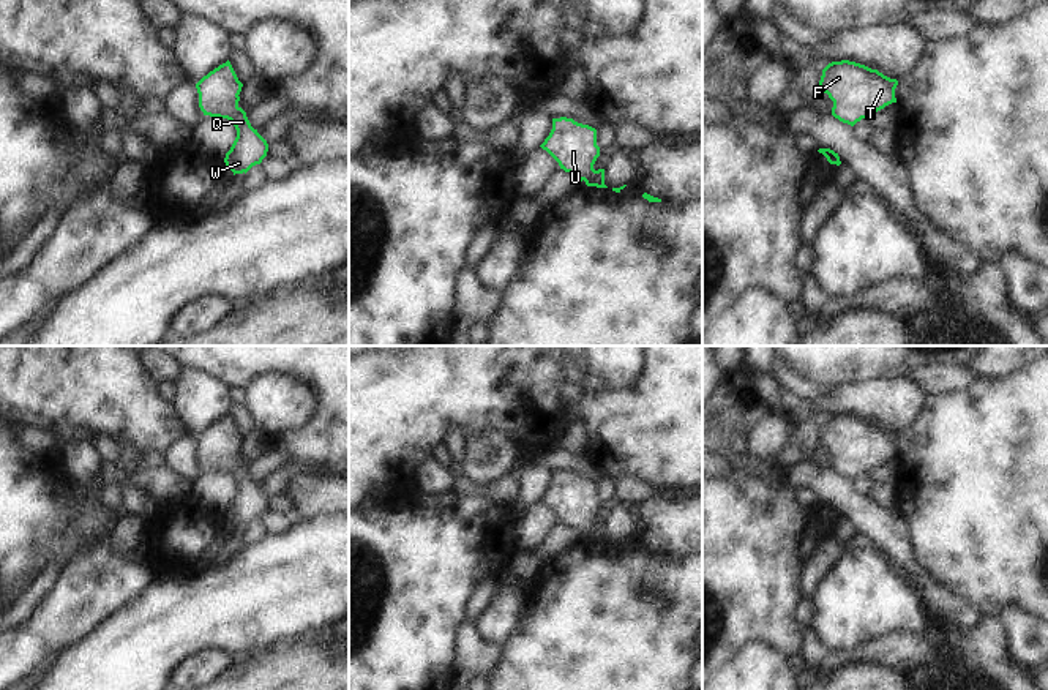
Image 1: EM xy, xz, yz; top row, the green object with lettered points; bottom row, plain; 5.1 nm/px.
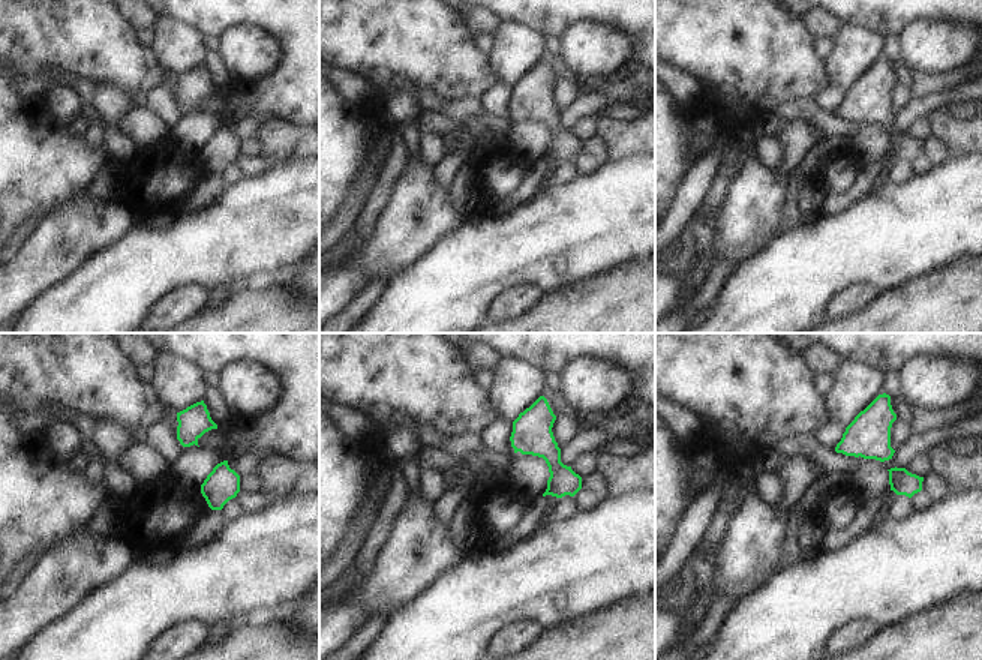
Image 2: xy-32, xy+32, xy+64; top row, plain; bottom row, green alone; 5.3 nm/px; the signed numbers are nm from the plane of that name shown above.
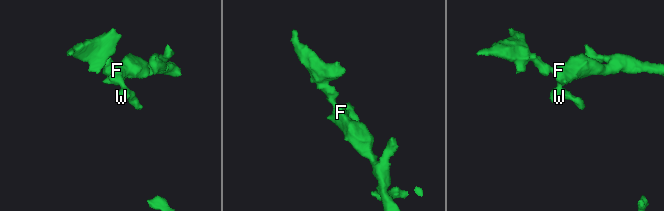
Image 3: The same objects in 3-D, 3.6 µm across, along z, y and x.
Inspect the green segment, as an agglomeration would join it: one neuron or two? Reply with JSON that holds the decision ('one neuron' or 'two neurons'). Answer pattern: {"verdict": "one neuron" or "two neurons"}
{"verdict": "one neuron"}

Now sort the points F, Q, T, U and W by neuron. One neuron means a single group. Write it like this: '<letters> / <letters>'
F Q T U W

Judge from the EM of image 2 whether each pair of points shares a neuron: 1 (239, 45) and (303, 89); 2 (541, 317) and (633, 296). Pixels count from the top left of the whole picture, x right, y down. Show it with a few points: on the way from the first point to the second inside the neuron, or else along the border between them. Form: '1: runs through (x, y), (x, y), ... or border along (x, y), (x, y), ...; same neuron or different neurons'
1: border along (273, 35), (281, 62), (264, 77), (240, 81); different neurons
2: runs through (564, 317), (610, 317); same neuron

